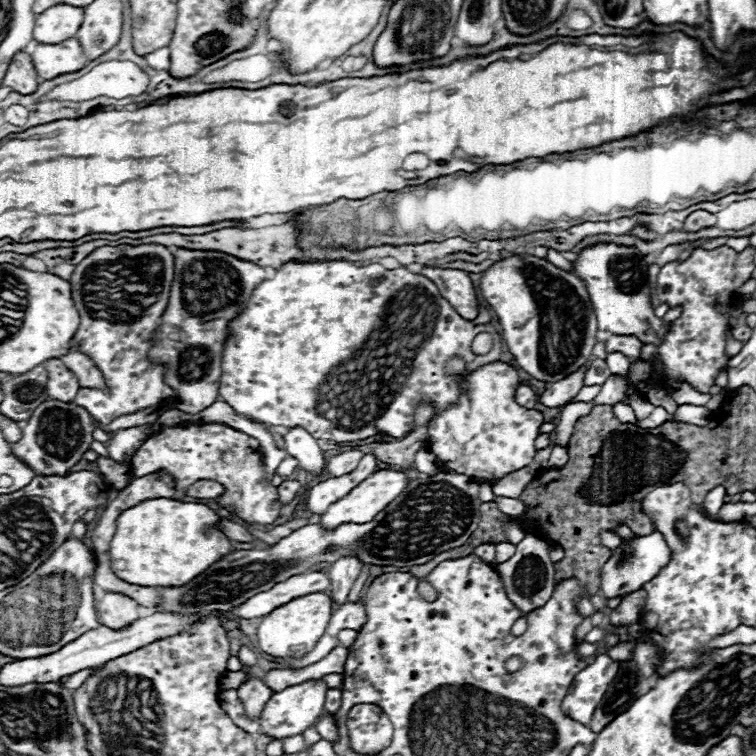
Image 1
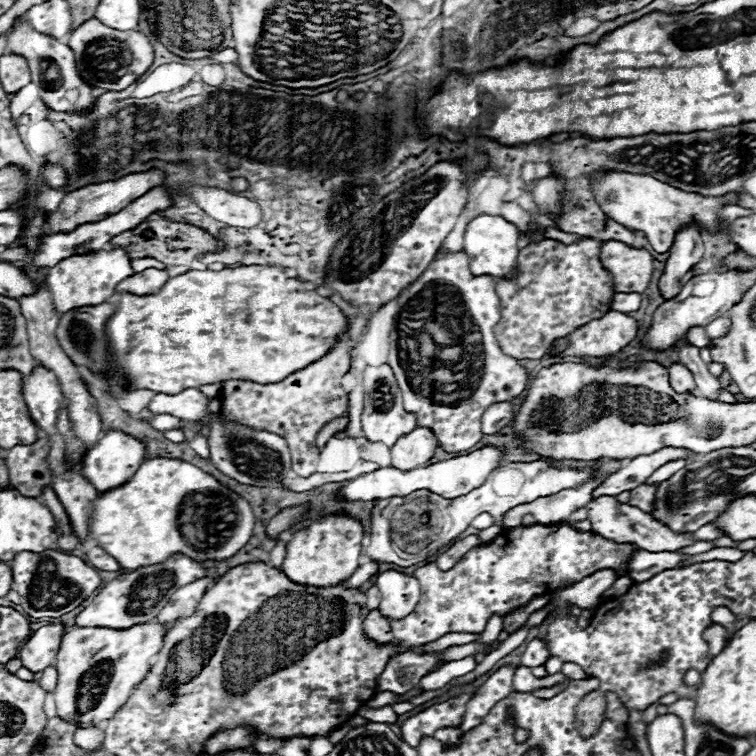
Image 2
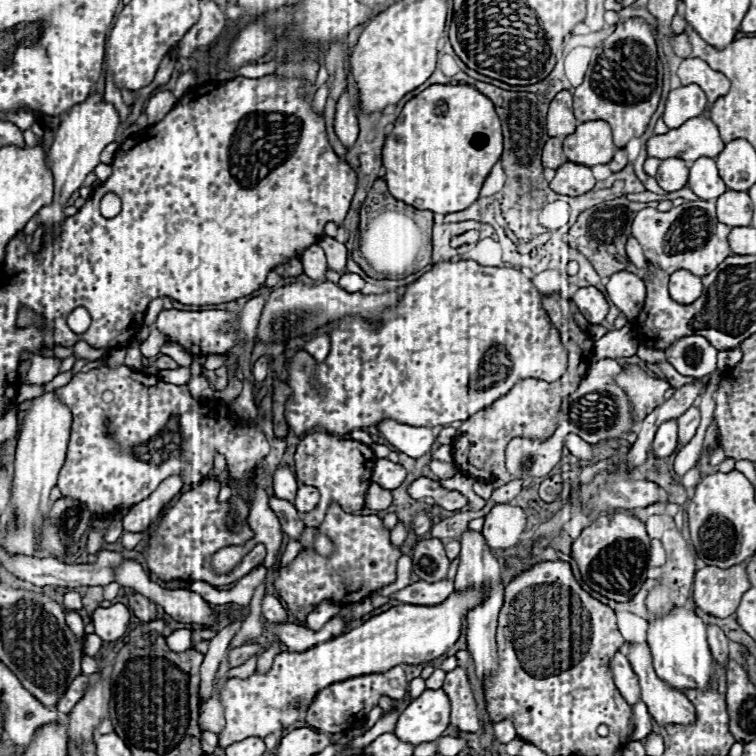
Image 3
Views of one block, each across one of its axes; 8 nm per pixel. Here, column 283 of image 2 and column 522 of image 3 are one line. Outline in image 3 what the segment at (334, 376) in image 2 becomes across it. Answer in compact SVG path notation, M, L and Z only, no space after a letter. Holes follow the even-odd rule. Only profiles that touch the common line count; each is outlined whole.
M552 294L552 296L542 298L542 306L548 312L556 330L560 332L562 344L568 352L568 368L566 368L564 376L556 382L542 382L542 380L534 380L534 378L526 378L526 380L518 382L518 386L514 386L514 390L510 390L510 394L506 394L506 398L500 398L498 402L494 402L494 406L480 410L478 414L474 414L474 418L468 418L466 422L460 424L460 428L456 430L454 442L452 442L454 462L470 478L484 478L484 480L500 478L500 480L508 482L510 474L504 466L504 450L506 450L508 442L516 436L546 440L556 428L556 412L558 412L558 406L562 404L562 398L570 396L578 388L578 382L584 378L584 374L588 370L594 342L590 336L586 336L576 326L576 322L574 322L576 308L572 306L572 302L562 300L558 294Z

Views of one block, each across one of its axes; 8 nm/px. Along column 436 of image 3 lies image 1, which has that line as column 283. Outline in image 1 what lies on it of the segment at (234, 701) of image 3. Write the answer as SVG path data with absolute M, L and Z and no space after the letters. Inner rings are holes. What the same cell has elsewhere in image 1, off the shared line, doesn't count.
M312 592L306 596L294 598L292 602L278 606L276 610L272 610L262 618L262 624L258 626L258 644L264 652L276 658L302 656L308 650L312 650L318 638L324 634L330 616L332 616L332 598L326 592Z

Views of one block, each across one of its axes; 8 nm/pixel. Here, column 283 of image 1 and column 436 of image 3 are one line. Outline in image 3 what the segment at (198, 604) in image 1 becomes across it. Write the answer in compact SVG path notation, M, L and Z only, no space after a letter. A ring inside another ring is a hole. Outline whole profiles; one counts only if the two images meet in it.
M438 538L420 540L414 546L412 562L414 562L414 574L418 574L418 578L426 582L444 580L450 566L450 560L446 558L444 552L444 544Z

